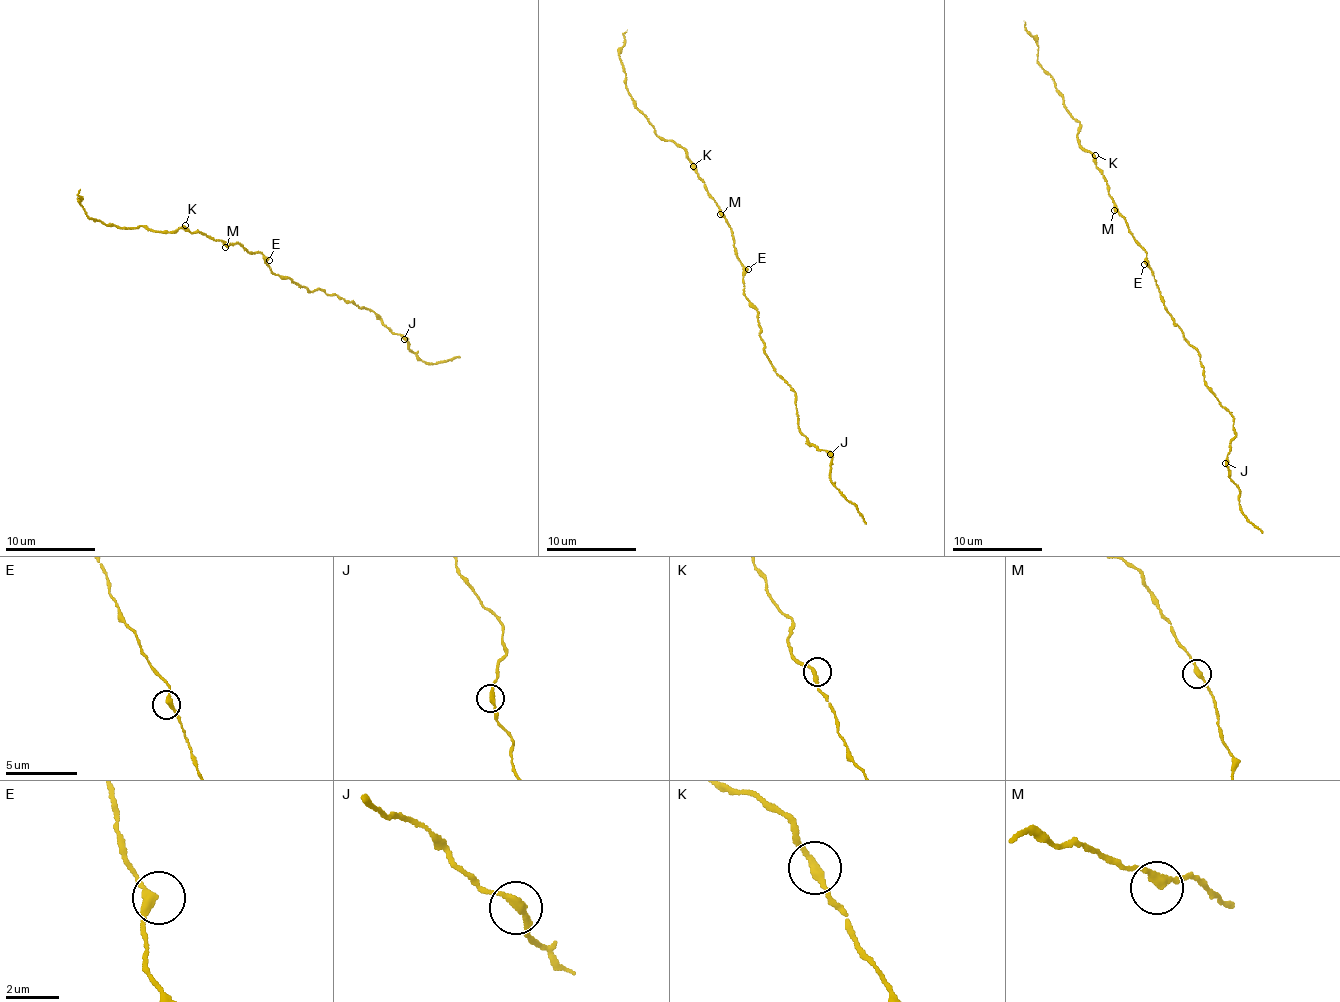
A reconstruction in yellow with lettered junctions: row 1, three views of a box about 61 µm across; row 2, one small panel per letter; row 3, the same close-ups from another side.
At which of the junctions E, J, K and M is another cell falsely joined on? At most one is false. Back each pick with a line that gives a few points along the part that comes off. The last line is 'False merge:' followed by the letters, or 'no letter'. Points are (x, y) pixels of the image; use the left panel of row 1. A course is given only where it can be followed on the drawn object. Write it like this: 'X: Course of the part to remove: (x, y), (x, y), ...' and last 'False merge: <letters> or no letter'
False merge: no letter

